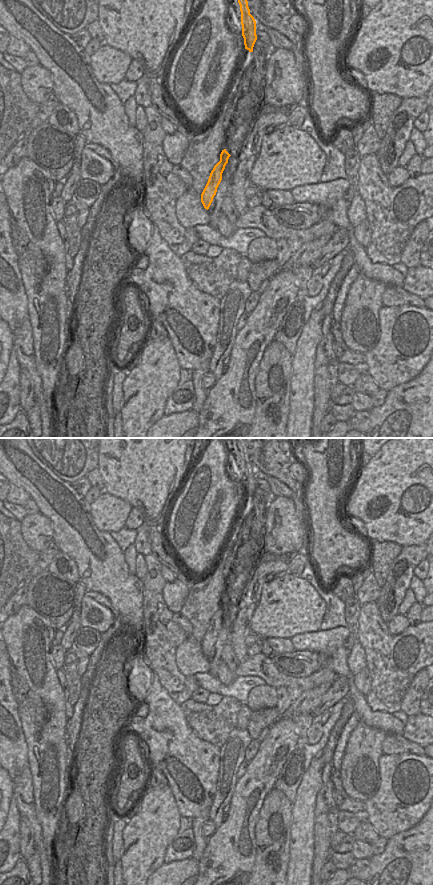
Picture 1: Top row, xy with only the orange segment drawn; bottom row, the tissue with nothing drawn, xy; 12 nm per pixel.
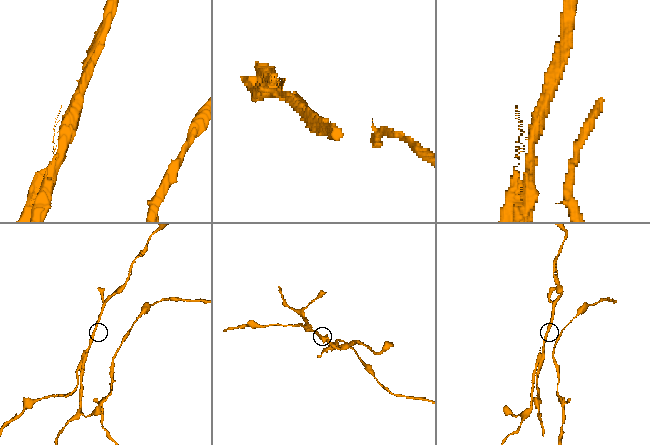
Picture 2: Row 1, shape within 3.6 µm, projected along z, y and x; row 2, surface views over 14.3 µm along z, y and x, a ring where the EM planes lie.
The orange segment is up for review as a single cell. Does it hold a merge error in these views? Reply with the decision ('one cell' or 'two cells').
two cells

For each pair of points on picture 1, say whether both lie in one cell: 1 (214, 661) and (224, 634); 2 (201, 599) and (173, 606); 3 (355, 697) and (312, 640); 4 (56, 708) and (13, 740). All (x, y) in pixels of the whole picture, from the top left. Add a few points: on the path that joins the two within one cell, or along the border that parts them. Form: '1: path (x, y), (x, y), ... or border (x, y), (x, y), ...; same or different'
1: path (215, 654), (221, 641); same
2: border (190, 584), (188, 594), (179, 611); different
3: path (350, 681), (349, 676), (328, 650); same
4: border (17, 710), (28, 756); different

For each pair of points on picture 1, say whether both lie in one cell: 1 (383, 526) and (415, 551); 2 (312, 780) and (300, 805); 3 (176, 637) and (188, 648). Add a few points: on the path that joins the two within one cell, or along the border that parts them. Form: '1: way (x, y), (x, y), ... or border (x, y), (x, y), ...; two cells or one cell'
1: border (422, 543), (402, 547); two cells
2: way (309, 786), (305, 799); one cell
3: border (188, 636), (176, 649), (176, 664); two cells

